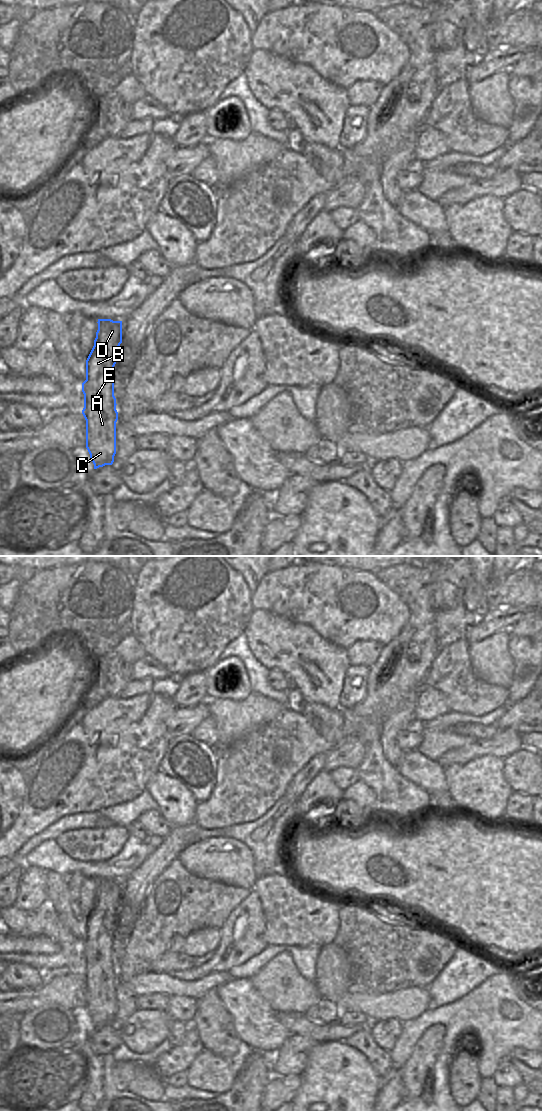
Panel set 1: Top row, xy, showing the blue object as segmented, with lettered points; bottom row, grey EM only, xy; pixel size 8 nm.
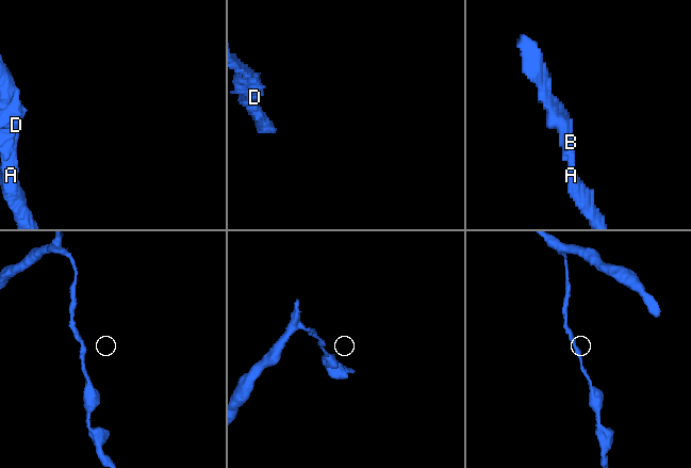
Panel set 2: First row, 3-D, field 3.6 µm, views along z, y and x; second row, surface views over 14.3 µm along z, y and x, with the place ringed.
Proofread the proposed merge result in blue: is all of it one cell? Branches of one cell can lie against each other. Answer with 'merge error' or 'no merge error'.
no merge error

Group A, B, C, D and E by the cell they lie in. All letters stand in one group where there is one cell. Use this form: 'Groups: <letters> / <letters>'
Groups: A B C D E

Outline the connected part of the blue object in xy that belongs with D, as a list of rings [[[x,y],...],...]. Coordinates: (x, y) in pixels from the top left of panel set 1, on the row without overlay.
[[[98,879],[98,890],[94,906],[86,920],[86,940],[82,943],[84,968],[82,974],[86,980],[86,1008],[94,1024],[94,1029],[112,1025],[116,1014],[116,958],[114,956],[114,926],[118,917],[118,908],[122,903],[122,881]]]

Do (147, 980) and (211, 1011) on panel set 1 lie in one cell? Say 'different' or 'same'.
different

